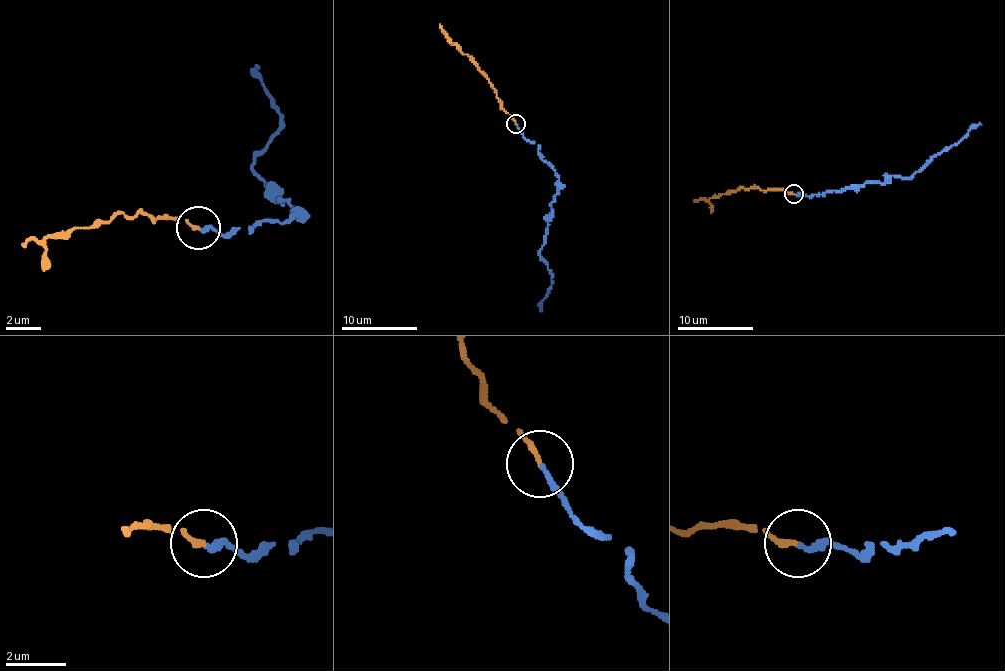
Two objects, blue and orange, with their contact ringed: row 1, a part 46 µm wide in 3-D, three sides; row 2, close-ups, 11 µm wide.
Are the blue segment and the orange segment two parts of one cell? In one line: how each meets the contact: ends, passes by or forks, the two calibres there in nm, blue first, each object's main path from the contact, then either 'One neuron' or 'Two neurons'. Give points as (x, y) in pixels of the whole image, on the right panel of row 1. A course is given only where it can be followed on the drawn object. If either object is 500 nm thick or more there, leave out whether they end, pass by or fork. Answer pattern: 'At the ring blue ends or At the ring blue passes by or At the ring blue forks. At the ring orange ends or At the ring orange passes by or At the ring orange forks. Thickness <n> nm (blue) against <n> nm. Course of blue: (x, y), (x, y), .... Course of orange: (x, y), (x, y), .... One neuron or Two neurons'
At the ring blue ends. At the ring orange ends. Thickness 180 nm (blue) against 170 nm. Course of blue: (794, 194), (824, 194), (849, 186), (885, 183), (892, 175), (911, 177), (972, 128), (981, 124). Course of orange: (794, 194), (737, 188), (709, 200), (694, 201). One neuron

